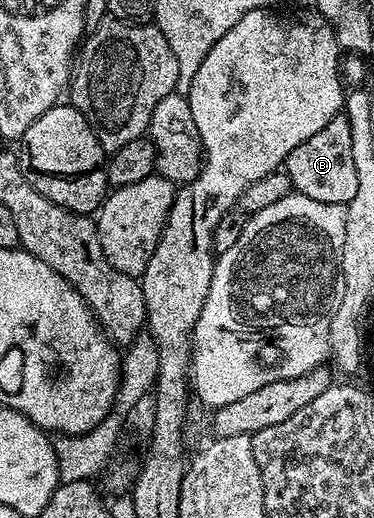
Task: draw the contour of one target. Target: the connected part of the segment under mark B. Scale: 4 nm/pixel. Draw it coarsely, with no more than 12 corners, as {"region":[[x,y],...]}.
{"region":[[348,119],[290,152],[292,189],[322,204],[358,193]]}

